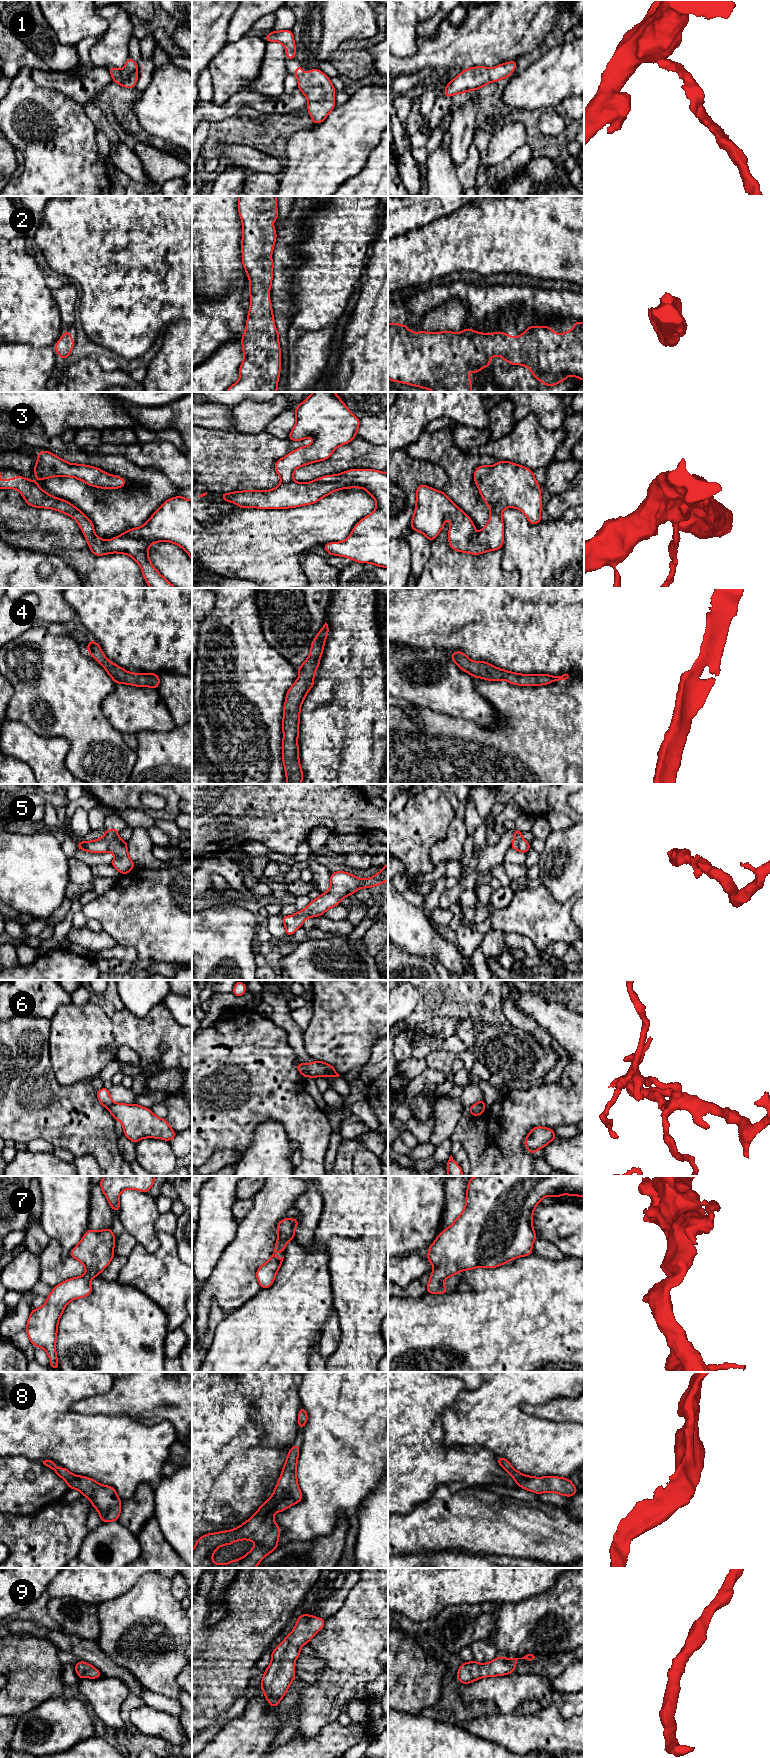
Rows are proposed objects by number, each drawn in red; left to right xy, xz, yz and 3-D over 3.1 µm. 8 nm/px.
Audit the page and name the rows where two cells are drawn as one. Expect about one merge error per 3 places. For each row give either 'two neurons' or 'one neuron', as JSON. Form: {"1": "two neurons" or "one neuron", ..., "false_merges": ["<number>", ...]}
{"1": "one neuron", "2": "one neuron", "3": "one neuron", "4": "one neuron", "5": "one neuron", "6": "two neurons", "7": "one neuron", "8": "one neuron", "9": "one neuron", "false_merges": ["6"]}

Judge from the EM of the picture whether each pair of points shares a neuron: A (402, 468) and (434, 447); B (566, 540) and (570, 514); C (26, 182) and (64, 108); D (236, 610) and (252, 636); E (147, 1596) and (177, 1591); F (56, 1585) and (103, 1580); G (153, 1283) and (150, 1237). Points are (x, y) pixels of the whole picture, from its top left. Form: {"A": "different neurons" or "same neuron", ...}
{"A": "different neurons", "B": "different neurons", "C": "same neuron", "D": "same neuron", "E": "different neurons", "F": "same neuron", "G": "different neurons"}

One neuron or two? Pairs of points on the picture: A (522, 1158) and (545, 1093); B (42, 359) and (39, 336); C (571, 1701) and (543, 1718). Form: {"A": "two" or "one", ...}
{"A": "one", "B": "two", "C": "two"}

